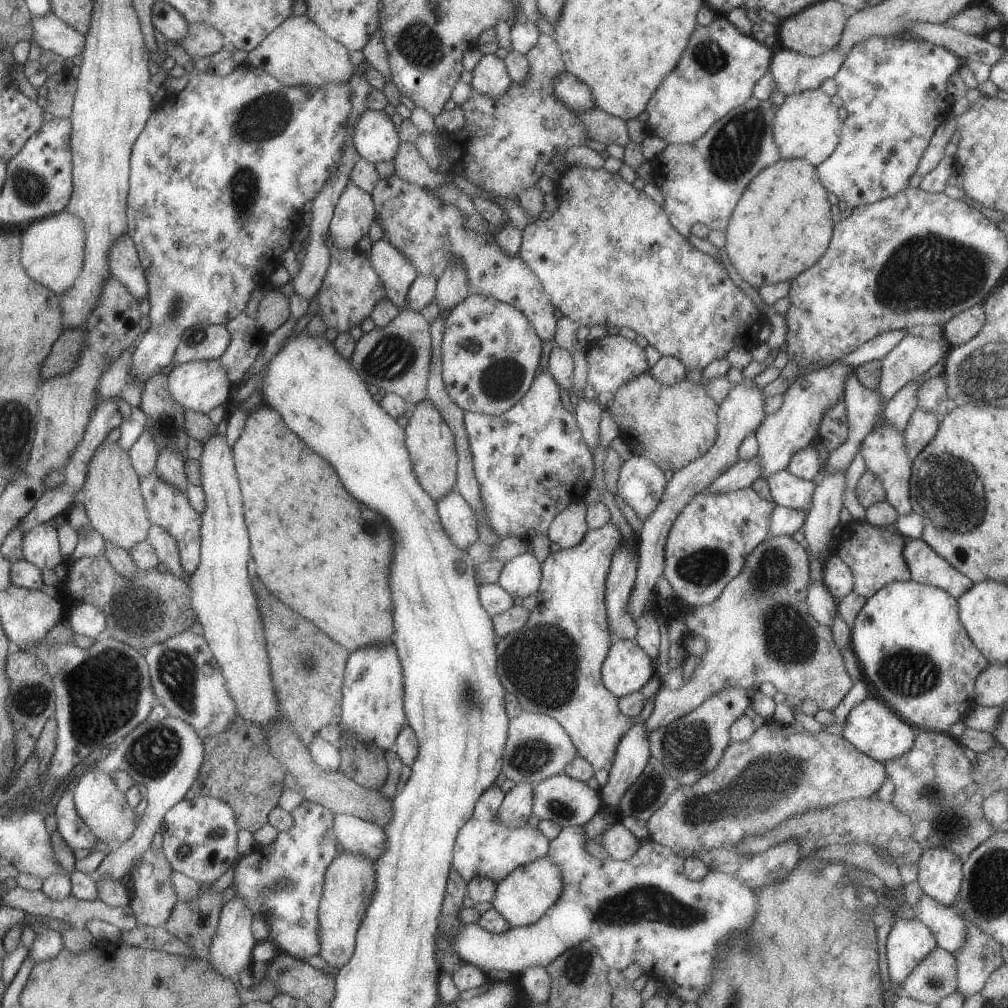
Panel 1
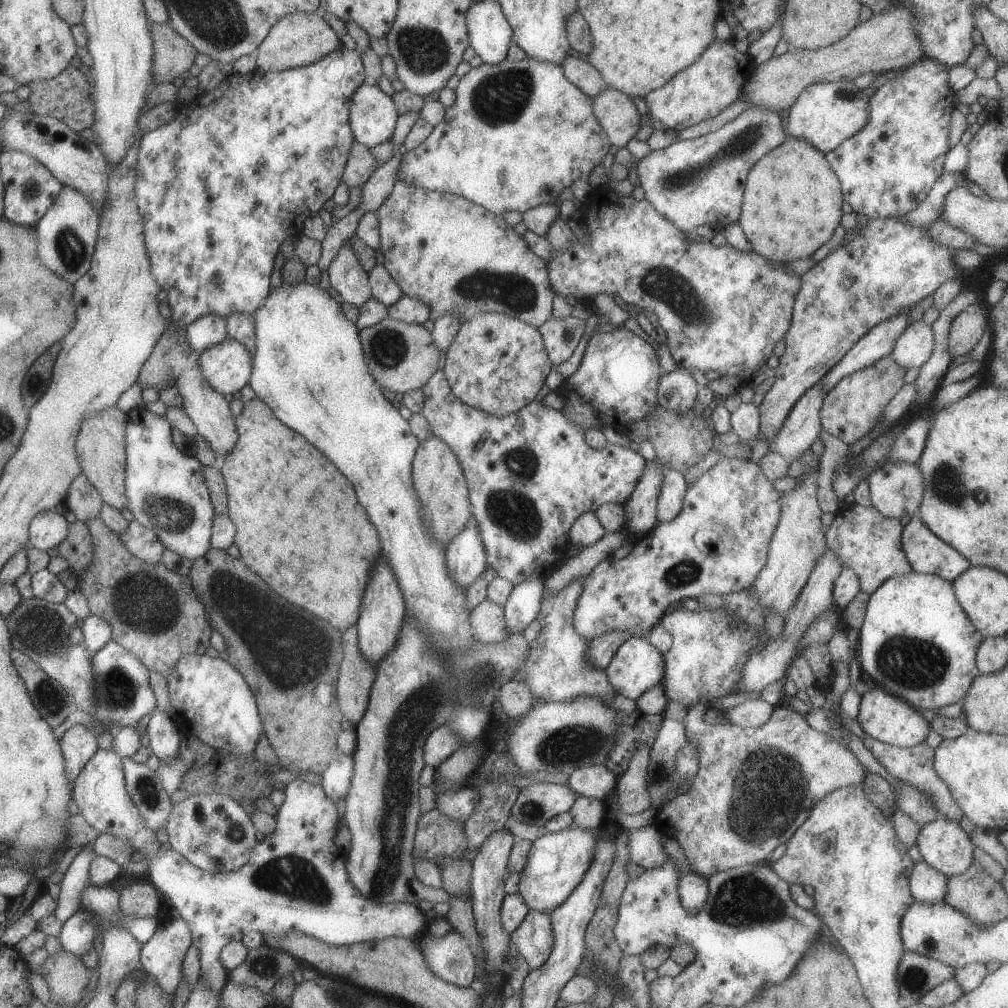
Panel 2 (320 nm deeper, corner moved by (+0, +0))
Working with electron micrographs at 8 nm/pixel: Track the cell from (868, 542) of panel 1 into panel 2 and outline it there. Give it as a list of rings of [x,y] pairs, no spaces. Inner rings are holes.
[[[846,504],[835,513],[824,533],[826,548],[833,552],[842,567],[850,568],[857,575],[860,590],[870,595],[887,578],[912,570],[902,549],[902,527],[899,519],[883,516],[873,506]]]

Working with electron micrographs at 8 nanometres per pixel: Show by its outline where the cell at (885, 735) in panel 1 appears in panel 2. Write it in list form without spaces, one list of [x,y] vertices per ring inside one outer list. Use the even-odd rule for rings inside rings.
[[[873,686],[860,696],[856,719],[867,736],[898,747],[915,746],[923,742],[930,731],[930,723],[925,721],[915,708],[909,706],[902,698],[885,692],[879,686]]]

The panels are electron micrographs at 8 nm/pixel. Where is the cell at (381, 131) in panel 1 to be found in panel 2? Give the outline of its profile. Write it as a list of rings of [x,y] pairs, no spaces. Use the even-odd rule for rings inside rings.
[[[365,81],[351,95],[348,119],[352,135],[368,149],[391,138],[397,117],[393,99],[376,84]]]

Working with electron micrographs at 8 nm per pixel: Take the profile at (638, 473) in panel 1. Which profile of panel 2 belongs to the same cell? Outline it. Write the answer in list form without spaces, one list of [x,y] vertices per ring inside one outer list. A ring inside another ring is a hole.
[[[667,469],[663,472],[664,476],[656,500],[656,520],[659,523],[669,522],[679,514],[687,488],[682,473],[675,469]]]

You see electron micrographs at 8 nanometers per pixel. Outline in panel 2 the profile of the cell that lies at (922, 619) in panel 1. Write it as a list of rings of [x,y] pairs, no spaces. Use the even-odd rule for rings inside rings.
[[[911,570],[887,578],[868,595],[863,622],[858,629],[855,656],[860,668],[887,692],[902,698],[915,709],[934,711],[945,705],[962,703],[971,681],[977,676],[975,655],[983,636],[957,602],[951,582],[940,576]]]

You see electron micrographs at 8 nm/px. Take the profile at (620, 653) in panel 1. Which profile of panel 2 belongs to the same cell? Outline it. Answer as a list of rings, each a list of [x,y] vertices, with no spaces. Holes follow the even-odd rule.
[[[627,637],[617,648],[604,670],[614,691],[633,702],[648,688],[661,682],[664,671],[663,655],[646,638]]]

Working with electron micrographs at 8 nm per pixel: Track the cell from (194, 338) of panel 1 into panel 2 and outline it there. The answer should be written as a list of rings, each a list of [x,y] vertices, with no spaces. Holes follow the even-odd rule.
[[[206,314],[198,316],[186,326],[184,340],[193,350],[200,353],[227,336],[226,319],[216,314]]]

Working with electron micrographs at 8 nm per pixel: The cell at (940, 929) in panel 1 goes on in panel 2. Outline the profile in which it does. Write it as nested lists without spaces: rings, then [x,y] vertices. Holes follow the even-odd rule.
[[[923,859],[914,862],[908,889],[915,901],[933,904],[944,900],[946,876],[932,869]]]

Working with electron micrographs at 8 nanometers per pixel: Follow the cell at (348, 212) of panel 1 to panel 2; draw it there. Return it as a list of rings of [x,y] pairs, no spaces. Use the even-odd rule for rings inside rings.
[[[345,243],[341,245],[337,256],[331,261],[326,271],[331,288],[339,293],[342,302],[359,308],[372,298],[368,273]]]

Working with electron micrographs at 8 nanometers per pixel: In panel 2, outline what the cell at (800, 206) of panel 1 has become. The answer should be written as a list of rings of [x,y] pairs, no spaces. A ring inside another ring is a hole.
[[[802,138],[786,139],[767,151],[749,169],[744,182],[738,225],[753,251],[774,263],[786,264],[797,258],[807,258],[833,237],[841,218],[843,202],[839,179],[828,165],[825,155]]]

